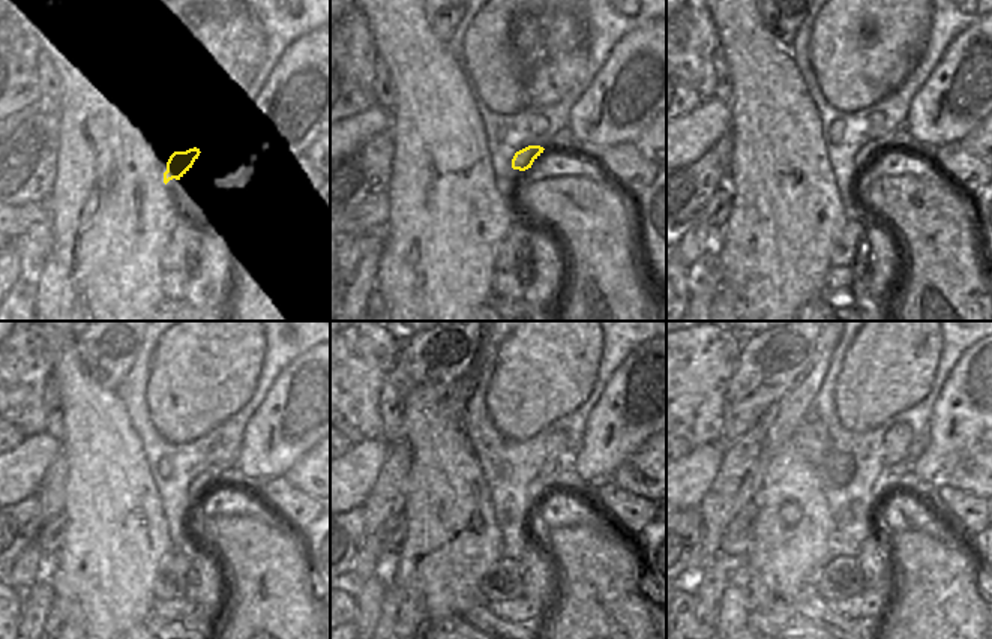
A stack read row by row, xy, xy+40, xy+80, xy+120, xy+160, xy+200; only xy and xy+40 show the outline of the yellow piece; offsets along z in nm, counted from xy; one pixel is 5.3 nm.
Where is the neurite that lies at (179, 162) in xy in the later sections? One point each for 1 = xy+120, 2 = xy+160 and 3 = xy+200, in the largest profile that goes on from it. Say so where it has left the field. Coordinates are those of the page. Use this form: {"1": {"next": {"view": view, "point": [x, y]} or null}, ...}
{"1": {"next": {"view": "xy+120", "point": [209, 479]}}, "2": {"next": {"view": "xy+160", "point": [557, 443]}}, "3": {"next": {"view": "xy+200", "point": [898, 440]}}}

